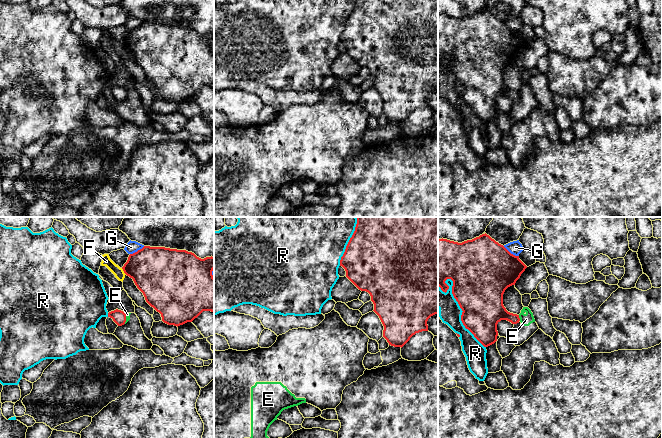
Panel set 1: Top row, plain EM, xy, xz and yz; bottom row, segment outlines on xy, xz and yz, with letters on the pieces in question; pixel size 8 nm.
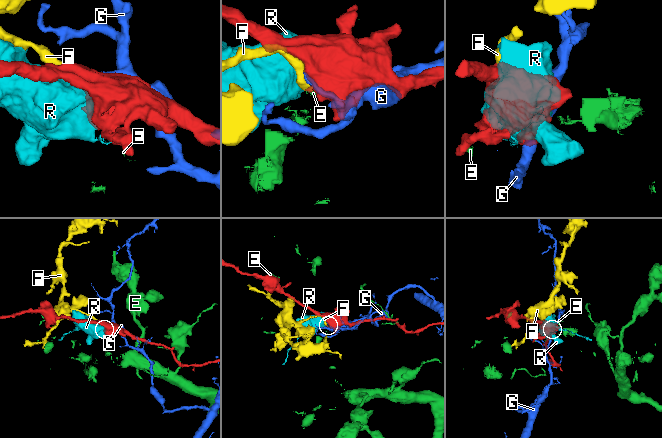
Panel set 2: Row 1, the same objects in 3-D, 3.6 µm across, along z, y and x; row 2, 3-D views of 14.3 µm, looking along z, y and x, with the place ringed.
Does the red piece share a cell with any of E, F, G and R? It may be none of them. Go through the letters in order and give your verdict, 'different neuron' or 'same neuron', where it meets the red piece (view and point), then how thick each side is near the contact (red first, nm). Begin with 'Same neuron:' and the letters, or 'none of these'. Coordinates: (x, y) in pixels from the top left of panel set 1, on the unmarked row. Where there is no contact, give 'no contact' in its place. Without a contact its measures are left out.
Same neuron: none of these
E: different neuron; meets red in yz at (519, 94); 240 nm thick on the red side, 100 nm on the other
F: different neuron; meets red in xy at (123, 46); 380 nm thick on the red side, 80 nm on the other
G: different neuron; meets red in yz at (510, 29); 480 nm thick on the red side, 110 nm on the other
R: different neuron; meets red in yz at (462, 88); 420 nm thick on the red side, 180 nm on the other

